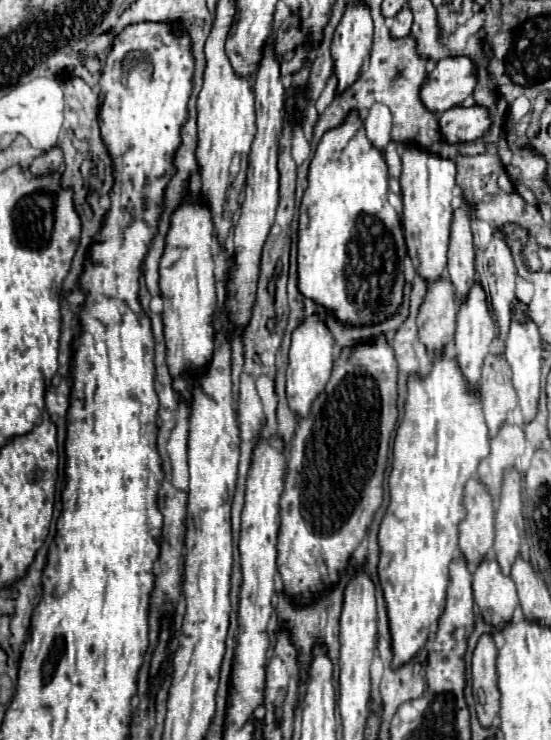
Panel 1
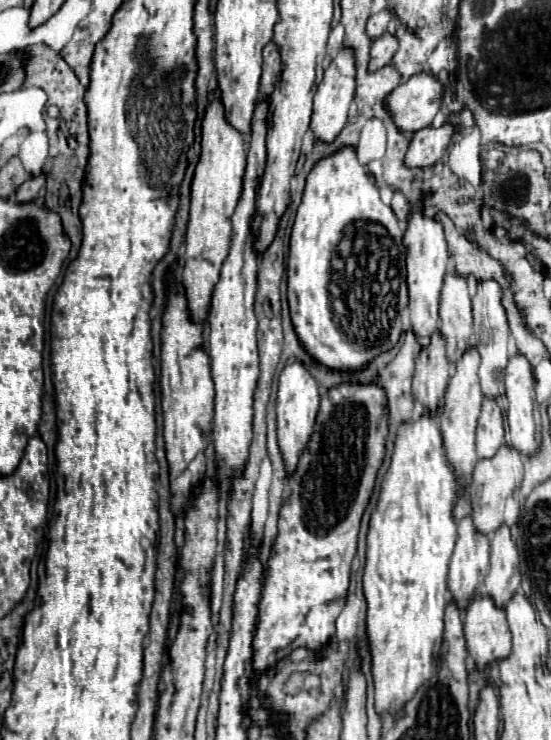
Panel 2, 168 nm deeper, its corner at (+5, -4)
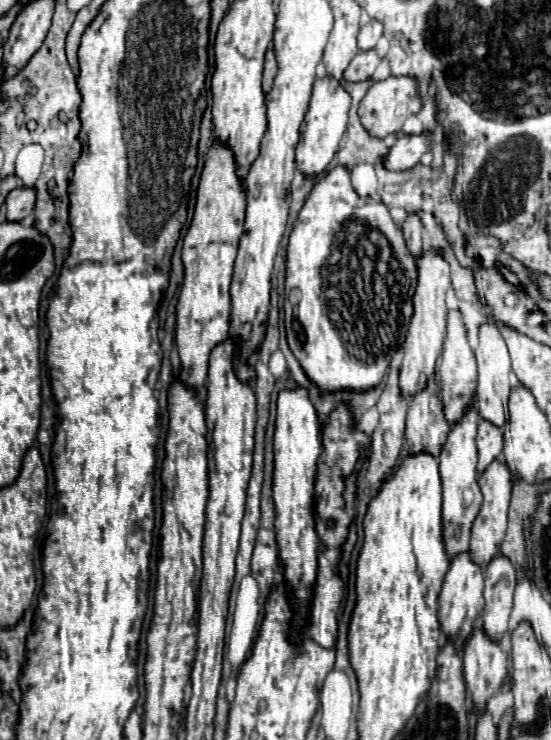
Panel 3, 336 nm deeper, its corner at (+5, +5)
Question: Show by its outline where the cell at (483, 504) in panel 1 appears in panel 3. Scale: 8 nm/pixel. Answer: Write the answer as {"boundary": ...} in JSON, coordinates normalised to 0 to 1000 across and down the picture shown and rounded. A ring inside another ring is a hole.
{"boundary":[[[837,746],[826,754],[819,754],[819,765],[815,765],[815,773],[808,776],[804,797],[797,803],[800,851],[822,865],[829,878],[837,878],[837,873],[844,870],[873,827],[877,827],[877,770],[869,762],[855,757],[851,746]]]}

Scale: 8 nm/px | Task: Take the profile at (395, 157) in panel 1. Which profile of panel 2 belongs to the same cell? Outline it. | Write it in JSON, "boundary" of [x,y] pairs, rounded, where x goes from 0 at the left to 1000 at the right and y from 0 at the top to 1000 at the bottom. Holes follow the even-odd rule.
{"boundary":[[[717,261],[717,264],[713,264],[710,282],[717,285],[717,291],[721,291],[721,296],[724,296],[724,299],[739,299],[739,296],[742,296],[746,277],[742,277],[742,272],[739,272],[728,261]]]}

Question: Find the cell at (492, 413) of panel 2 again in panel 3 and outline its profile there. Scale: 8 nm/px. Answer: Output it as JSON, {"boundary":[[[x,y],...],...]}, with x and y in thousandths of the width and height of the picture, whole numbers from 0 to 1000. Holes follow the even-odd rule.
{"boundary":[[[869,568],[866,578],[866,608],[869,608],[869,630],[866,635],[877,638],[884,627],[891,627],[913,608],[913,584],[906,576],[891,573],[887,568]]]}

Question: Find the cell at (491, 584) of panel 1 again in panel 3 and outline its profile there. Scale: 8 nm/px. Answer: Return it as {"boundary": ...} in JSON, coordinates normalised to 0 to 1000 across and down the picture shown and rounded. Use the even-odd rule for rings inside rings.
{"boundary":[[[880,849],[858,851],[840,873],[840,911],[855,932],[858,951],[880,957],[884,946],[913,927],[920,914],[920,881],[906,868],[891,865]]]}

